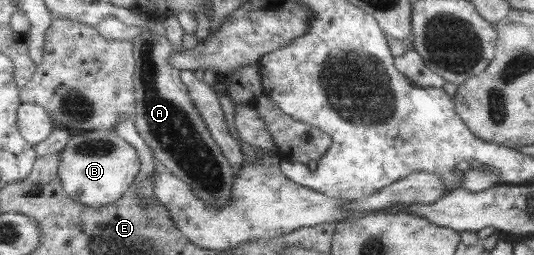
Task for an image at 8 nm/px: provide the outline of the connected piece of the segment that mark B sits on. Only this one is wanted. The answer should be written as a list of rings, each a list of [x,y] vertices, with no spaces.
[[[89,130],[71,136],[60,156],[58,178],[64,192],[68,198],[90,206],[116,202],[132,187],[142,164],[136,149],[113,130]]]

